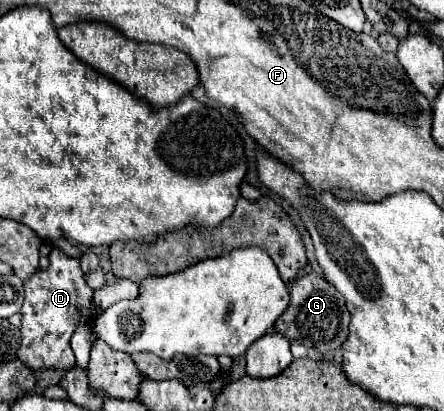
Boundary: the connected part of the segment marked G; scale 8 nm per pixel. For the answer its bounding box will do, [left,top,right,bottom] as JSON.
[274,273,350,355]

